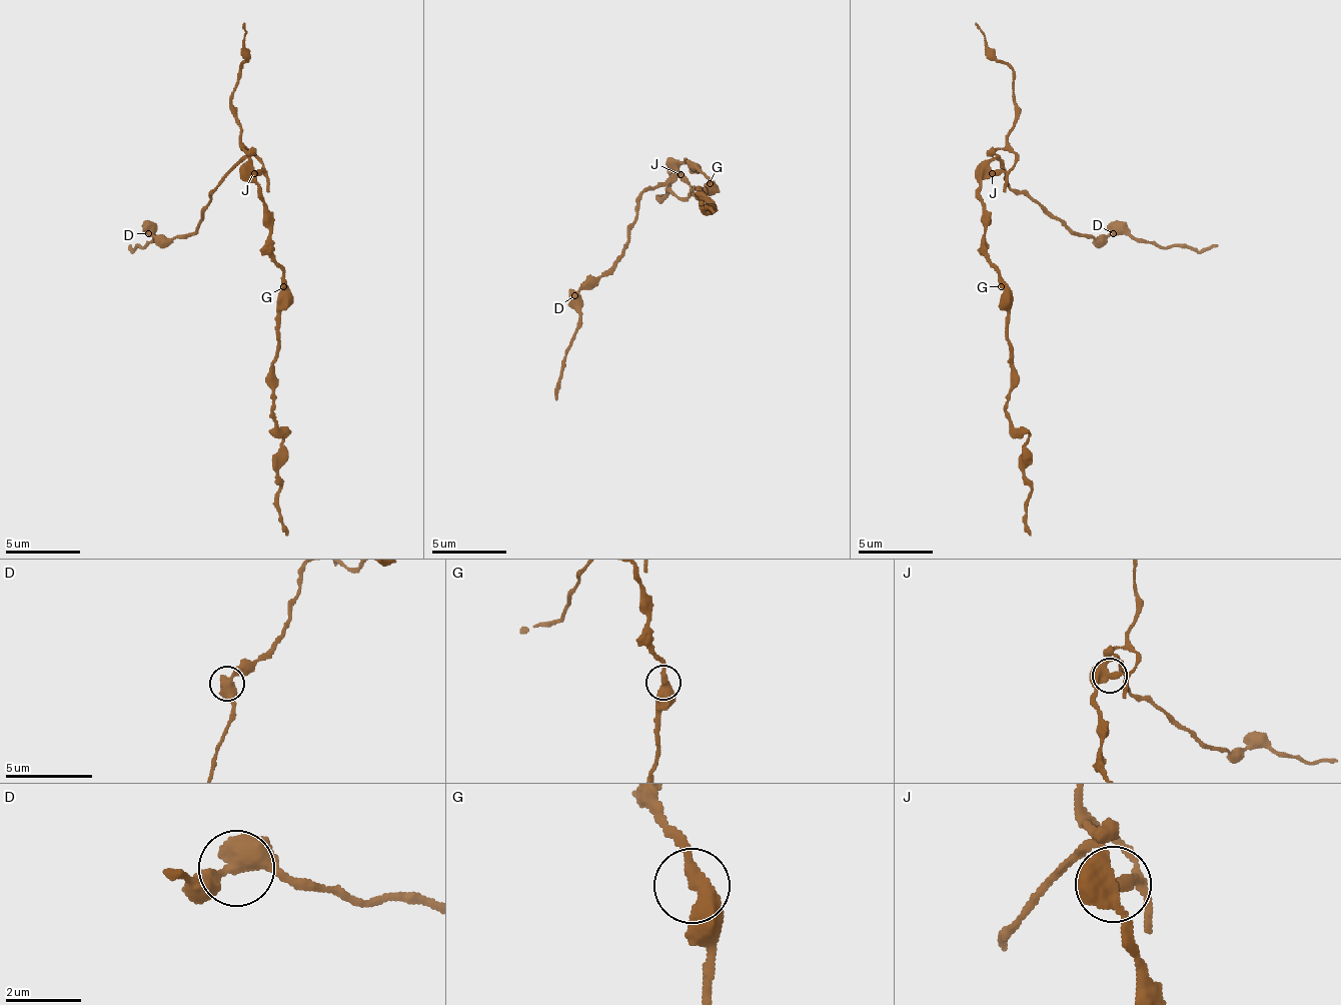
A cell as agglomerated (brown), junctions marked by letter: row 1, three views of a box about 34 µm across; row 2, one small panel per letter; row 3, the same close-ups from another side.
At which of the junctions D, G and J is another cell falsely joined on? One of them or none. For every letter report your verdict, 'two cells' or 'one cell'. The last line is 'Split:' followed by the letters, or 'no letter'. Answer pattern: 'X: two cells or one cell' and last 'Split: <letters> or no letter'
D: one cell
G: one cell
J: two cells
Split: J

